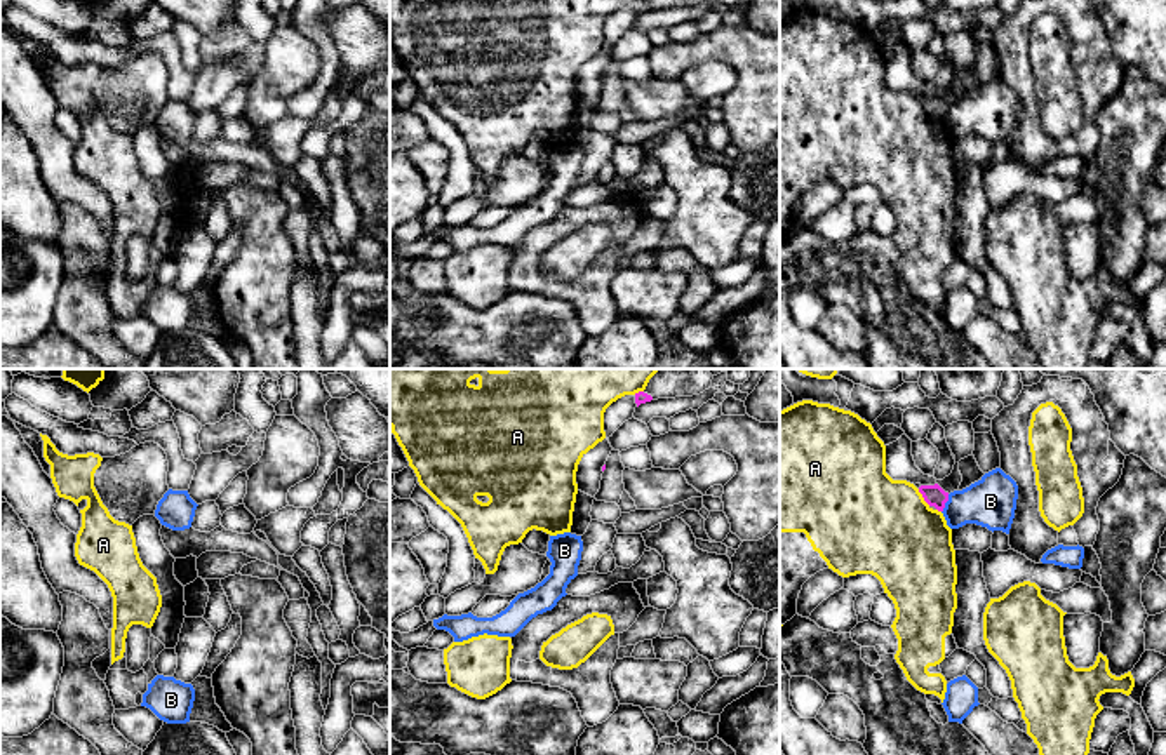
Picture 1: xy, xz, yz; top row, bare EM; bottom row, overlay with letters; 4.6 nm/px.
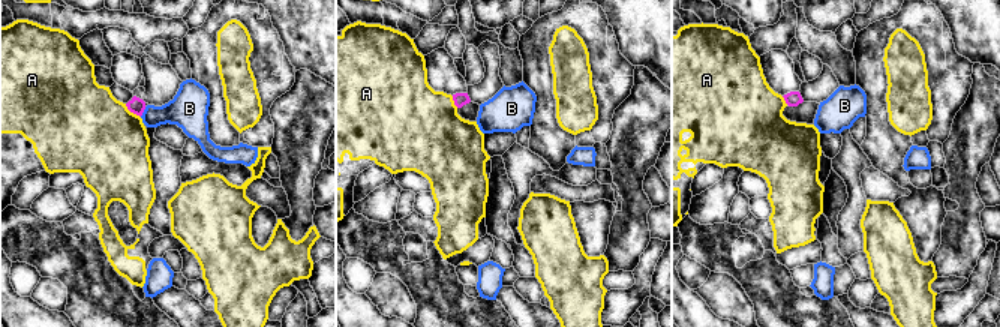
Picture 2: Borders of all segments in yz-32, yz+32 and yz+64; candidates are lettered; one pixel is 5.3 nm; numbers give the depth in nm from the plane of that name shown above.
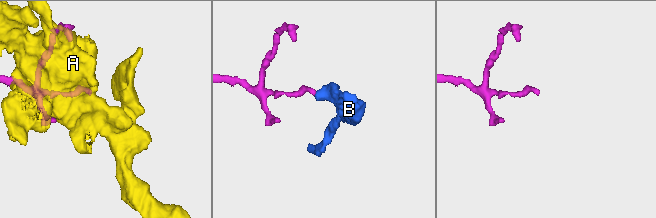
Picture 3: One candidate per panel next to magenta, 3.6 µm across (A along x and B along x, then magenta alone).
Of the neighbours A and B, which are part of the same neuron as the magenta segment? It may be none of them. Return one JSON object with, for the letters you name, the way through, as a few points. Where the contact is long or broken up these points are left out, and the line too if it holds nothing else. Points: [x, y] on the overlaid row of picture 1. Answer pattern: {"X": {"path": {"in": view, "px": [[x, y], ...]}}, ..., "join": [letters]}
{"join": []}

